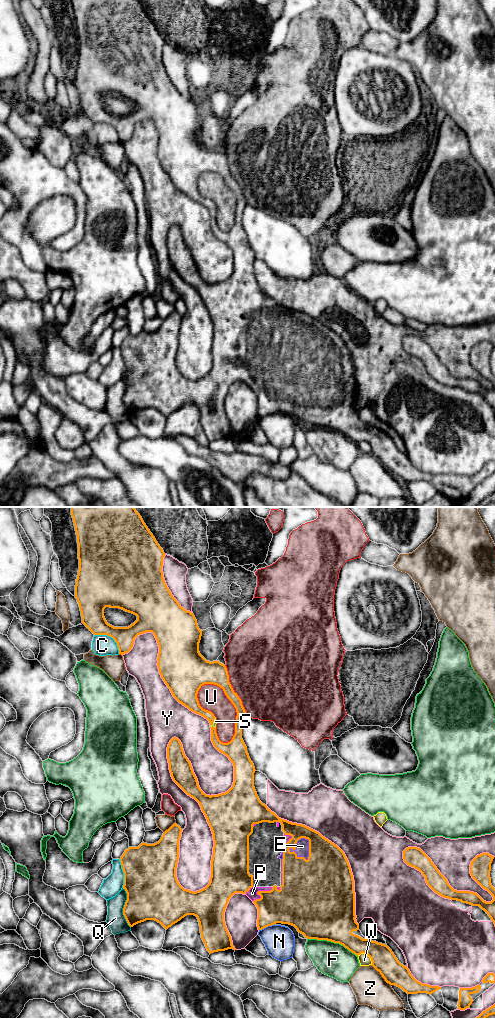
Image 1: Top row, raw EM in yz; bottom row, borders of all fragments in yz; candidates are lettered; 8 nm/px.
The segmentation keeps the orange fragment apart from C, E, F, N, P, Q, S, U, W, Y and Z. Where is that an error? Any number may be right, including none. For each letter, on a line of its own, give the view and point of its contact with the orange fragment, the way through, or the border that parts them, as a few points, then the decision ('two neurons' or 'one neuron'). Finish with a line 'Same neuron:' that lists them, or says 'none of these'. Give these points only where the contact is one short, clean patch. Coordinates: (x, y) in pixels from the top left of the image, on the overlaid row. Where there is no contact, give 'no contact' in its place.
C: meets orange in yz at (111, 636); two neurons
E: meets orange in yz at (309, 847); one neuron
F: meets orange in yz at (332, 941); two neurons
N: meets orange in yz at (266, 926); two neurons
P: meets orange in yz at (258, 891); one neuron
Q: meets orange in yz at (123, 908); two neurons
S: meets orange in yz at (213, 721); runs through yz (190, 700), (213, 721), (215, 721); one neuron
U: meets orange in yz at (234, 706); two neurons
W: meets orange in yz at (367, 954); two neurons
Y: meets orange in yz at (168, 746); two neurons
Z: meets orange in yz at (381, 974); two neurons
Same neuron: E, P, S

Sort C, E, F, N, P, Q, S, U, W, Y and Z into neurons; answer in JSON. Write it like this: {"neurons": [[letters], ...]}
{"neurons": [["C"], ["E", "P", "S"], ["F"], ["N"], ["Q"], ["U"], ["W"], ["Y"], ["Z"]]}

